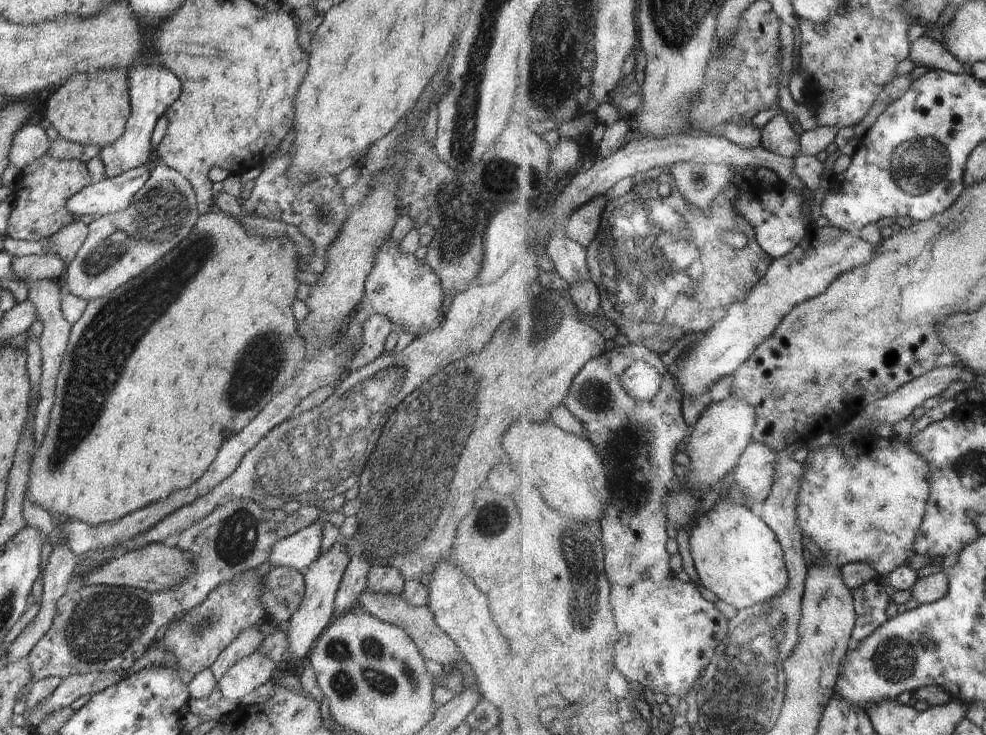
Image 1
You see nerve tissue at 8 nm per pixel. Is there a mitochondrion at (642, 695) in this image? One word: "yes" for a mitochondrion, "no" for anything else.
no

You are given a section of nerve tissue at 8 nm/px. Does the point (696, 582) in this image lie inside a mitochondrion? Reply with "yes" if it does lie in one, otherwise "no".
no

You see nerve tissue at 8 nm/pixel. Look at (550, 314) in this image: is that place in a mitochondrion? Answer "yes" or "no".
yes

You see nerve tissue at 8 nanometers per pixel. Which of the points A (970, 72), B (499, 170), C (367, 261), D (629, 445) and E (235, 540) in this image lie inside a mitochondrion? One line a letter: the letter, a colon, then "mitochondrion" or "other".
A: other
B: mitochondrion
C: other
D: mitochondrion
E: mitochondrion

